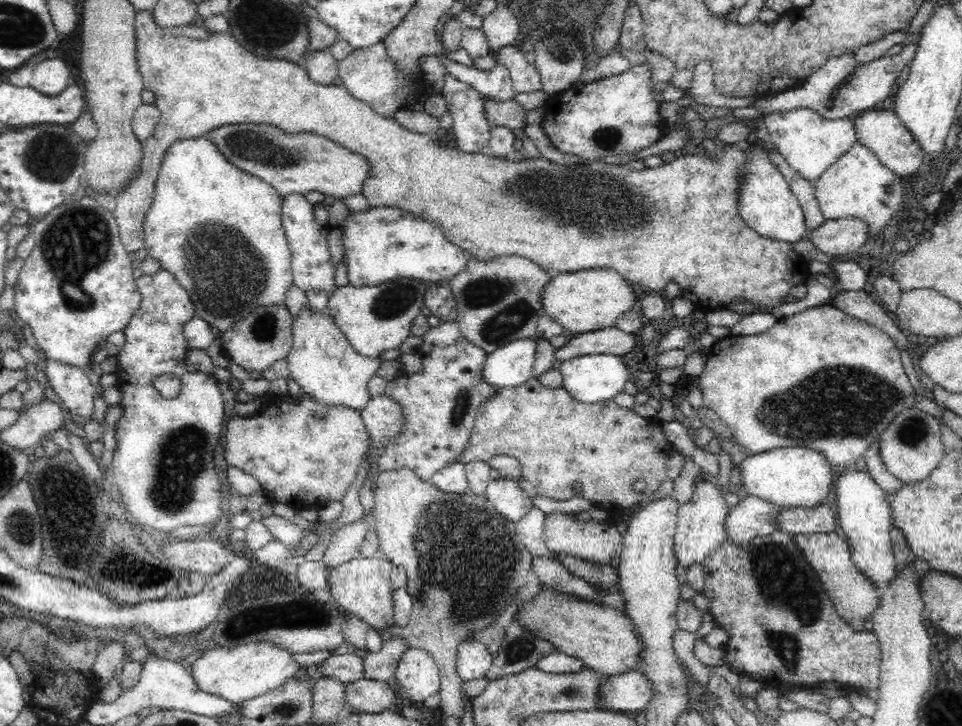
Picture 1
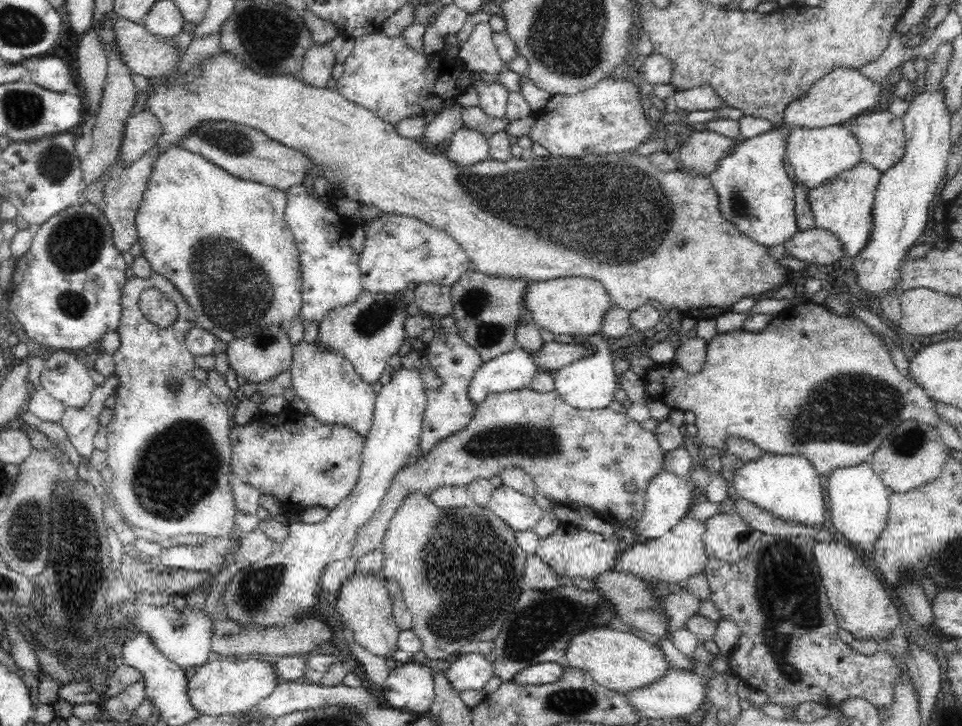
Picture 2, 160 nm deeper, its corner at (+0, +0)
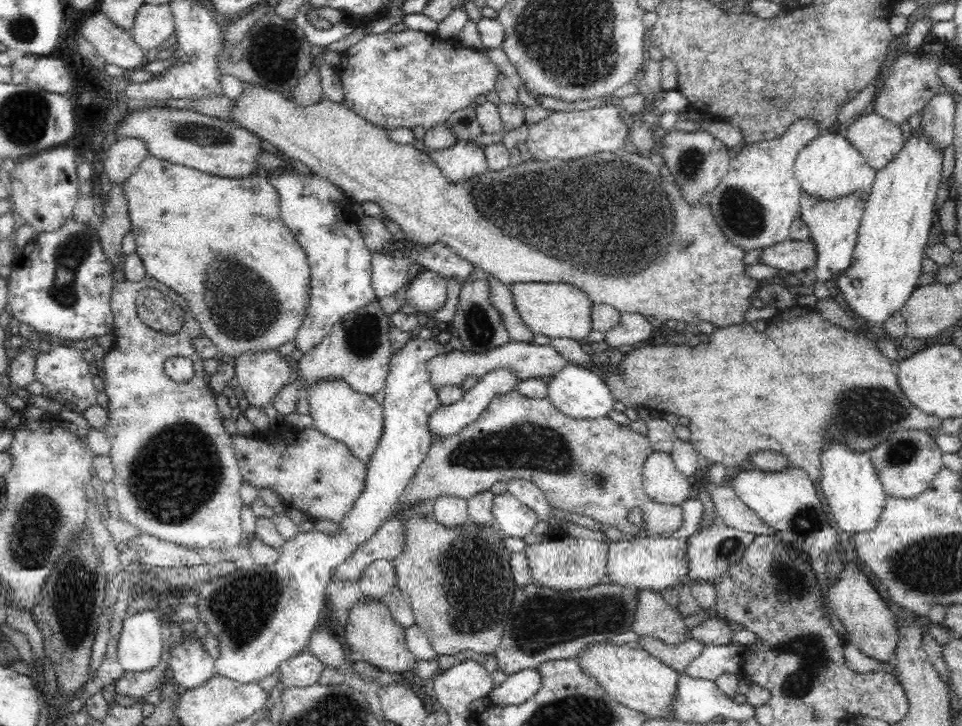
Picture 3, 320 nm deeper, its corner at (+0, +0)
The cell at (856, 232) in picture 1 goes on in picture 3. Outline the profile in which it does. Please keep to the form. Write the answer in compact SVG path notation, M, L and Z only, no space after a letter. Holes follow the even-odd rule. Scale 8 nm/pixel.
M789 238L784 242L763 248L757 257L757 264L771 266L776 272L794 273L806 268L813 268L816 261L814 245L808 241L792 241Z

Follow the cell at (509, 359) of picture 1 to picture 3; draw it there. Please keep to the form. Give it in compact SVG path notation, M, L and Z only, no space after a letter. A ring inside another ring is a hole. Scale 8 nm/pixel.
M496 369L485 374L477 380L477 384L470 391L465 392L459 401L454 404L441 405L428 416L428 431L433 440L442 440L457 435L466 425L472 424L483 410L486 410L490 401L497 395L514 391L518 379L514 379L514 373L510 369Z

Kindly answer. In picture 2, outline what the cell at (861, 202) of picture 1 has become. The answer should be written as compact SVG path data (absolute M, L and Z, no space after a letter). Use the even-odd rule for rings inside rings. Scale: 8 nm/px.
M861 162L854 170L842 172L840 178L834 178L818 188L806 190L806 199L810 203L815 226L838 238L838 243L842 243L844 258L854 258L864 248L870 236L870 208L880 176L881 173L874 166Z

